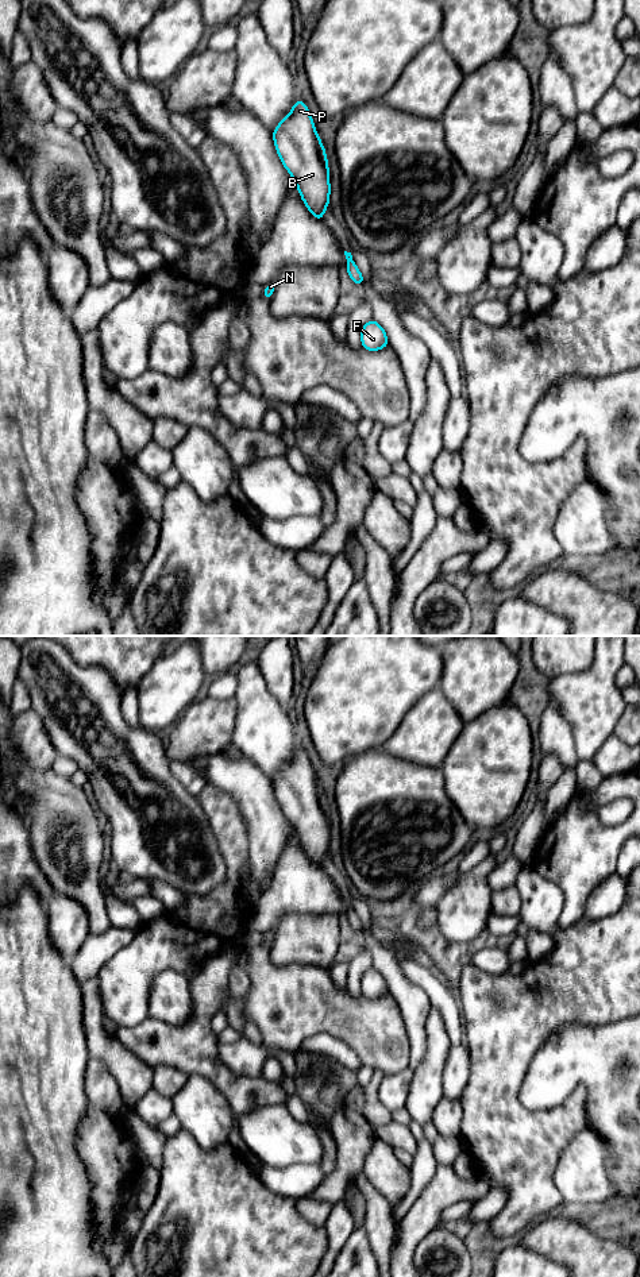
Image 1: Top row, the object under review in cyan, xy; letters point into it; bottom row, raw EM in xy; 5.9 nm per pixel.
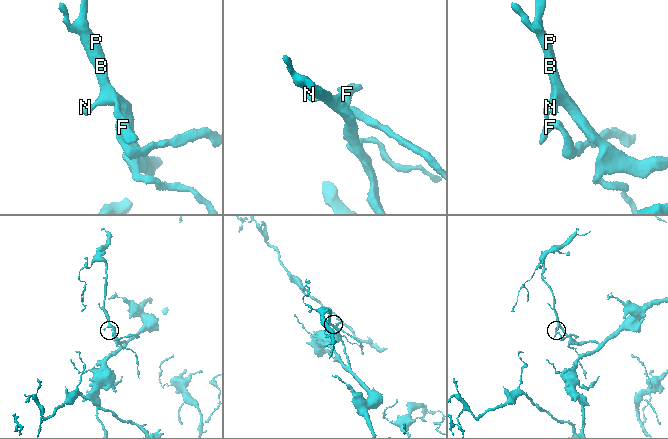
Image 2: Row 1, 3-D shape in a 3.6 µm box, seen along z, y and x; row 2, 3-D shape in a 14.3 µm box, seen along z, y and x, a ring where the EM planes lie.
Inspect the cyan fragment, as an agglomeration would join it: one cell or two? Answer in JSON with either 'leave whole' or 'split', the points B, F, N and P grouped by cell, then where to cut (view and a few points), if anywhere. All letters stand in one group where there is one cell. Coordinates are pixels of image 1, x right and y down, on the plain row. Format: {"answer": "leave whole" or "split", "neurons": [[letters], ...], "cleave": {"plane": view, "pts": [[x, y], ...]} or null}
{"answer": "leave whole", "neurons": [["B", "F", "N", "P"]], "cleave": null}

